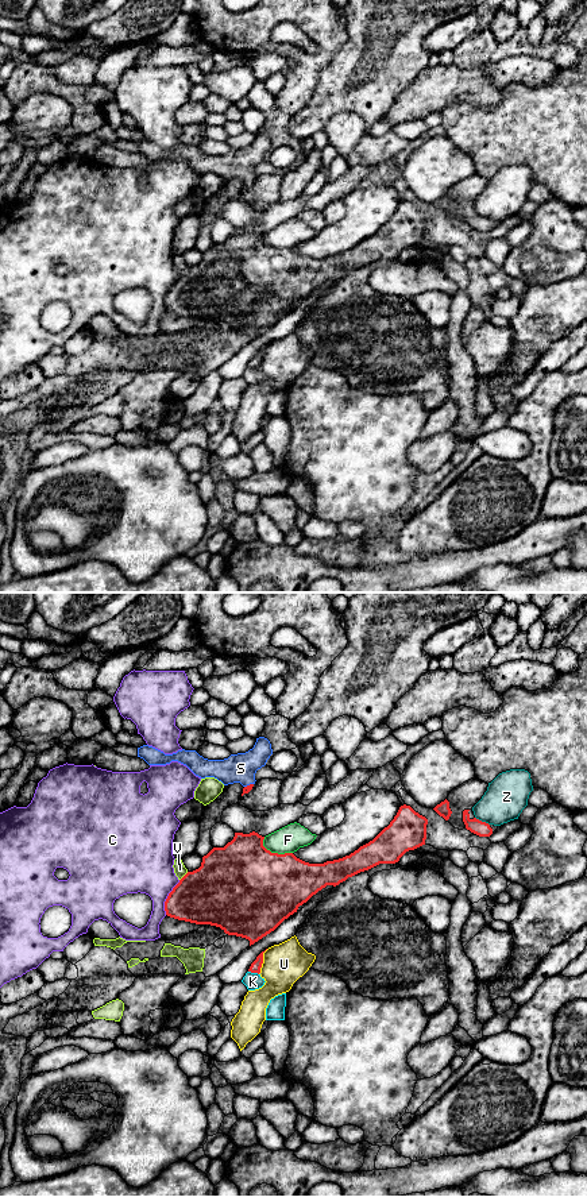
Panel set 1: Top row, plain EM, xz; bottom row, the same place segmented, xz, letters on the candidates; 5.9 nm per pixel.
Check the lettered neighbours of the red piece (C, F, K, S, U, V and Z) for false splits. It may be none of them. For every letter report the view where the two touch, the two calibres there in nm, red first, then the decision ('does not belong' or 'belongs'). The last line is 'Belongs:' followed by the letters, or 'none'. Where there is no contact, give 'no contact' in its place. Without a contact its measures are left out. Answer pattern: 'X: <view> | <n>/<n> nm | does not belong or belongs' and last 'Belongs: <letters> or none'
C: xz | 360/340 nm | does not belong
F: xz | 500/160 nm | does not belong
K: xz | 70/100 nm | does not belong
S: xz | 50/180 nm | belongs
U: xz | 70/240 nm | does not belong
V: xz | 400/70 nm | does not belong
Z: xz | 90/240 nm | does not belong
Belongs: S

